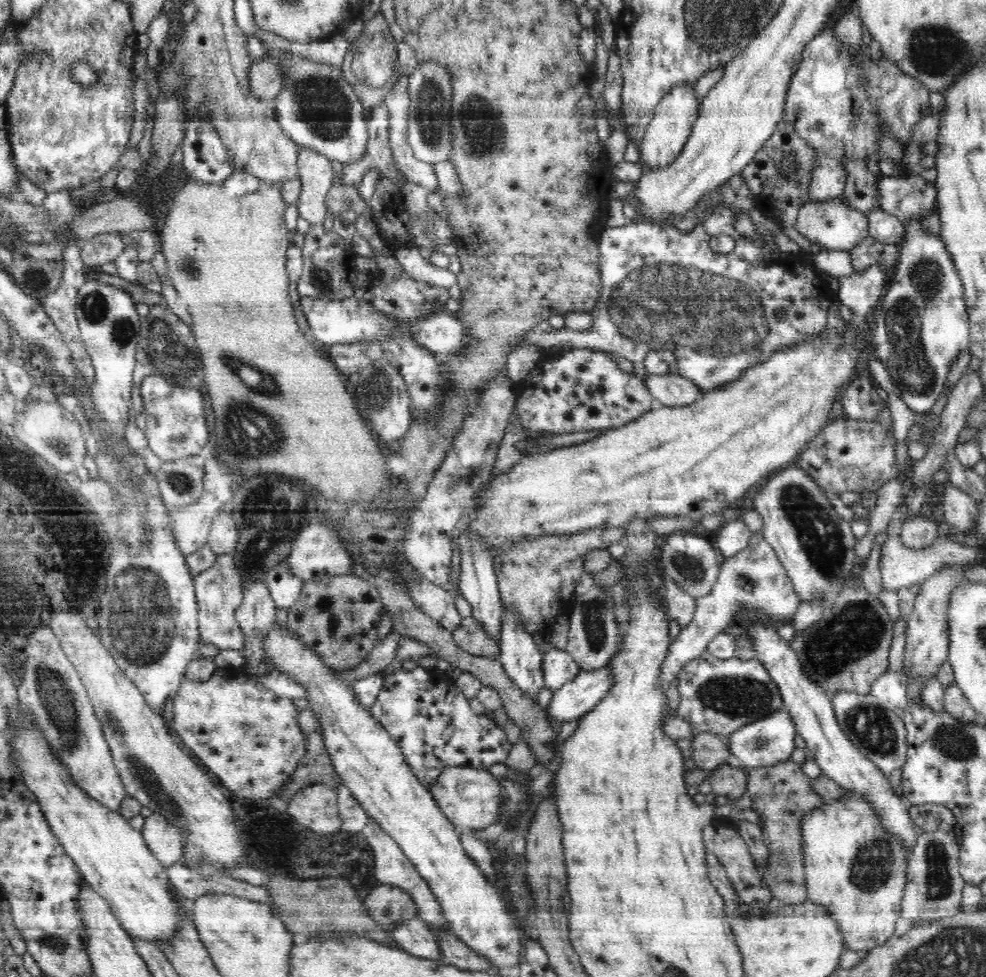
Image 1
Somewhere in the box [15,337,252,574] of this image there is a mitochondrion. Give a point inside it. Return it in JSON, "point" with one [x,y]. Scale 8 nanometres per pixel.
{"point":[61,447]}

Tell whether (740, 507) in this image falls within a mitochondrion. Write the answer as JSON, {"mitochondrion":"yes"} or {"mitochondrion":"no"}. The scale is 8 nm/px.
{"mitochondrion":"no"}

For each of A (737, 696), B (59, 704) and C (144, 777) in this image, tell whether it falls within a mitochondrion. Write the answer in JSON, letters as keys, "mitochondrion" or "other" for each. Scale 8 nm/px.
{"A":"mitochondrion","B":"mitochondrion","C":"mitochondrion"}

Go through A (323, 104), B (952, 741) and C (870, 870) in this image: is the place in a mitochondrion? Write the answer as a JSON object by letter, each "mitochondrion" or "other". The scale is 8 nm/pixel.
{"A":"mitochondrion","B":"mitochondrion","C":"mitochondrion"}

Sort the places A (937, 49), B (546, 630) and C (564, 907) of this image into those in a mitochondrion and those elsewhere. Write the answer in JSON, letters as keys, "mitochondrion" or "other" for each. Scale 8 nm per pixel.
{"A":"mitochondrion","B":"other","C":"other"}

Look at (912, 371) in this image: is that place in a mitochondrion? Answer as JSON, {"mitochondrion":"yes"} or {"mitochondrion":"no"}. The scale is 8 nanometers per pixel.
{"mitochondrion":"yes"}

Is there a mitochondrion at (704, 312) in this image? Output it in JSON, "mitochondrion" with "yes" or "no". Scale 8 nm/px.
{"mitochondrion":"yes"}

